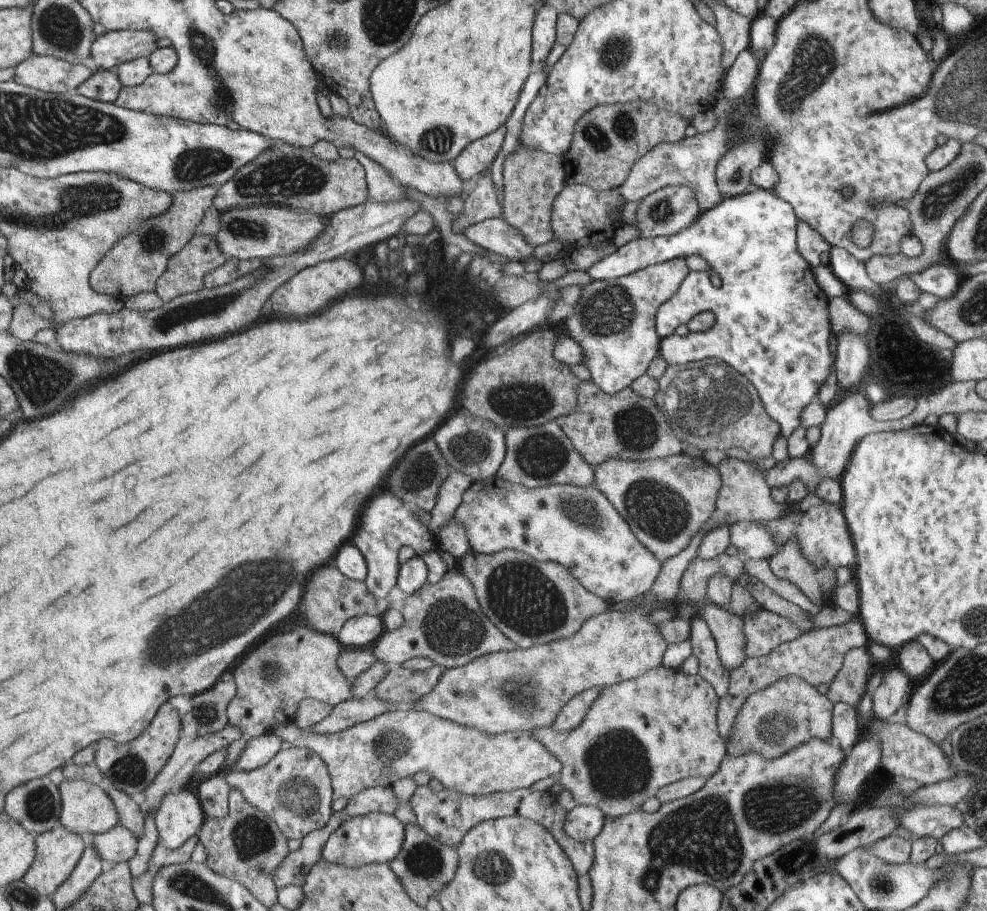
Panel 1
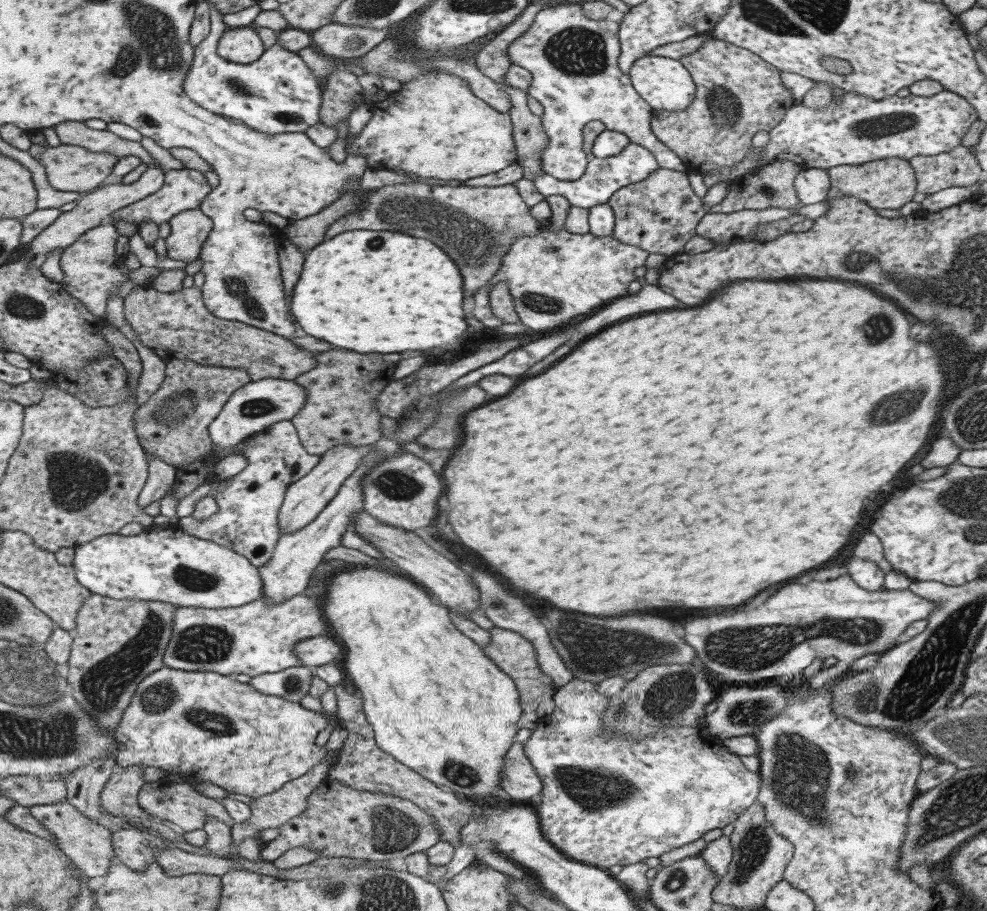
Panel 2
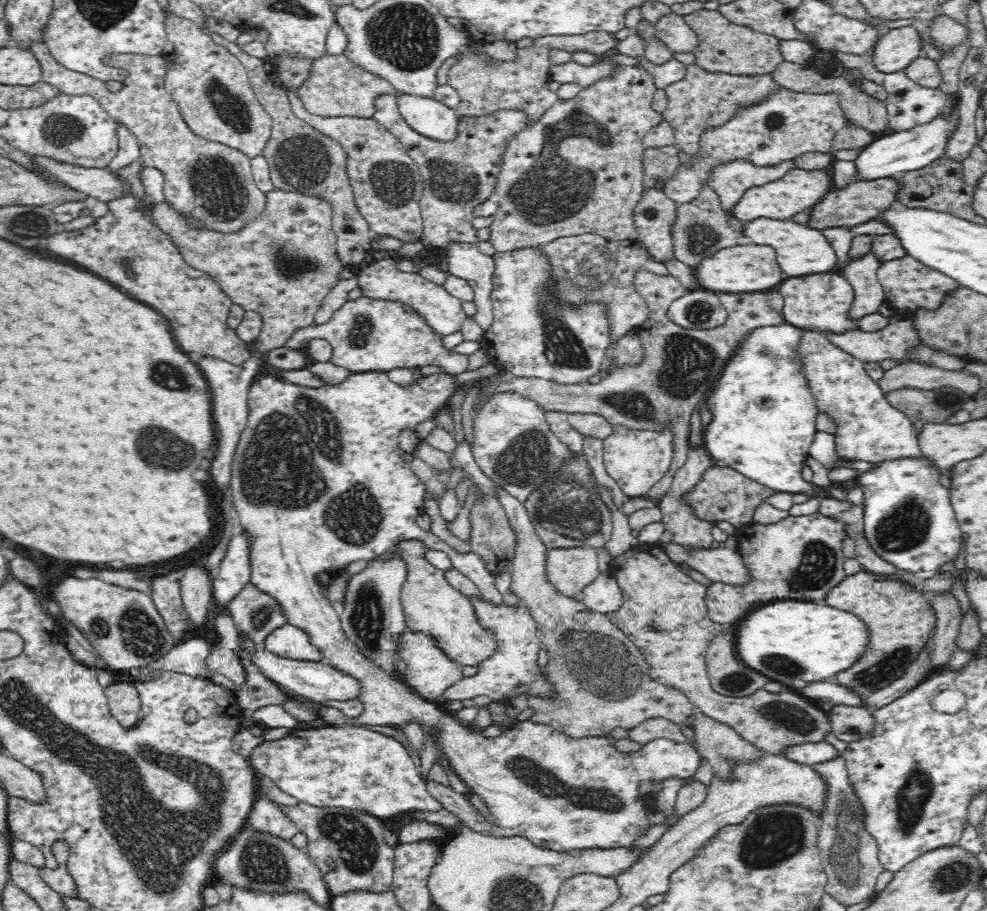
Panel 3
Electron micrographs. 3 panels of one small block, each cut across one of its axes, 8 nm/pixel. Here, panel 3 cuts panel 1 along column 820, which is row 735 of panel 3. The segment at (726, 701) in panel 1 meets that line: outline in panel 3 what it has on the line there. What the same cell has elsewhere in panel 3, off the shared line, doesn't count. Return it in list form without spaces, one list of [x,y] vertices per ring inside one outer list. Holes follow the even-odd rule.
[[[663,718],[648,719],[638,726],[628,729],[628,737],[641,745],[648,744],[656,738],[668,738],[678,744],[686,742],[680,726]]]

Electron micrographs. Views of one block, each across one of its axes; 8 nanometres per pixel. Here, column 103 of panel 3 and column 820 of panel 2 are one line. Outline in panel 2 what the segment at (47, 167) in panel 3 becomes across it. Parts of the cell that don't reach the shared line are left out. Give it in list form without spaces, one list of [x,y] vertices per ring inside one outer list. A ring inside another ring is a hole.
[[[800,169],[793,180],[793,189],[800,204],[813,204],[826,200],[829,190],[829,175],[825,169]]]

